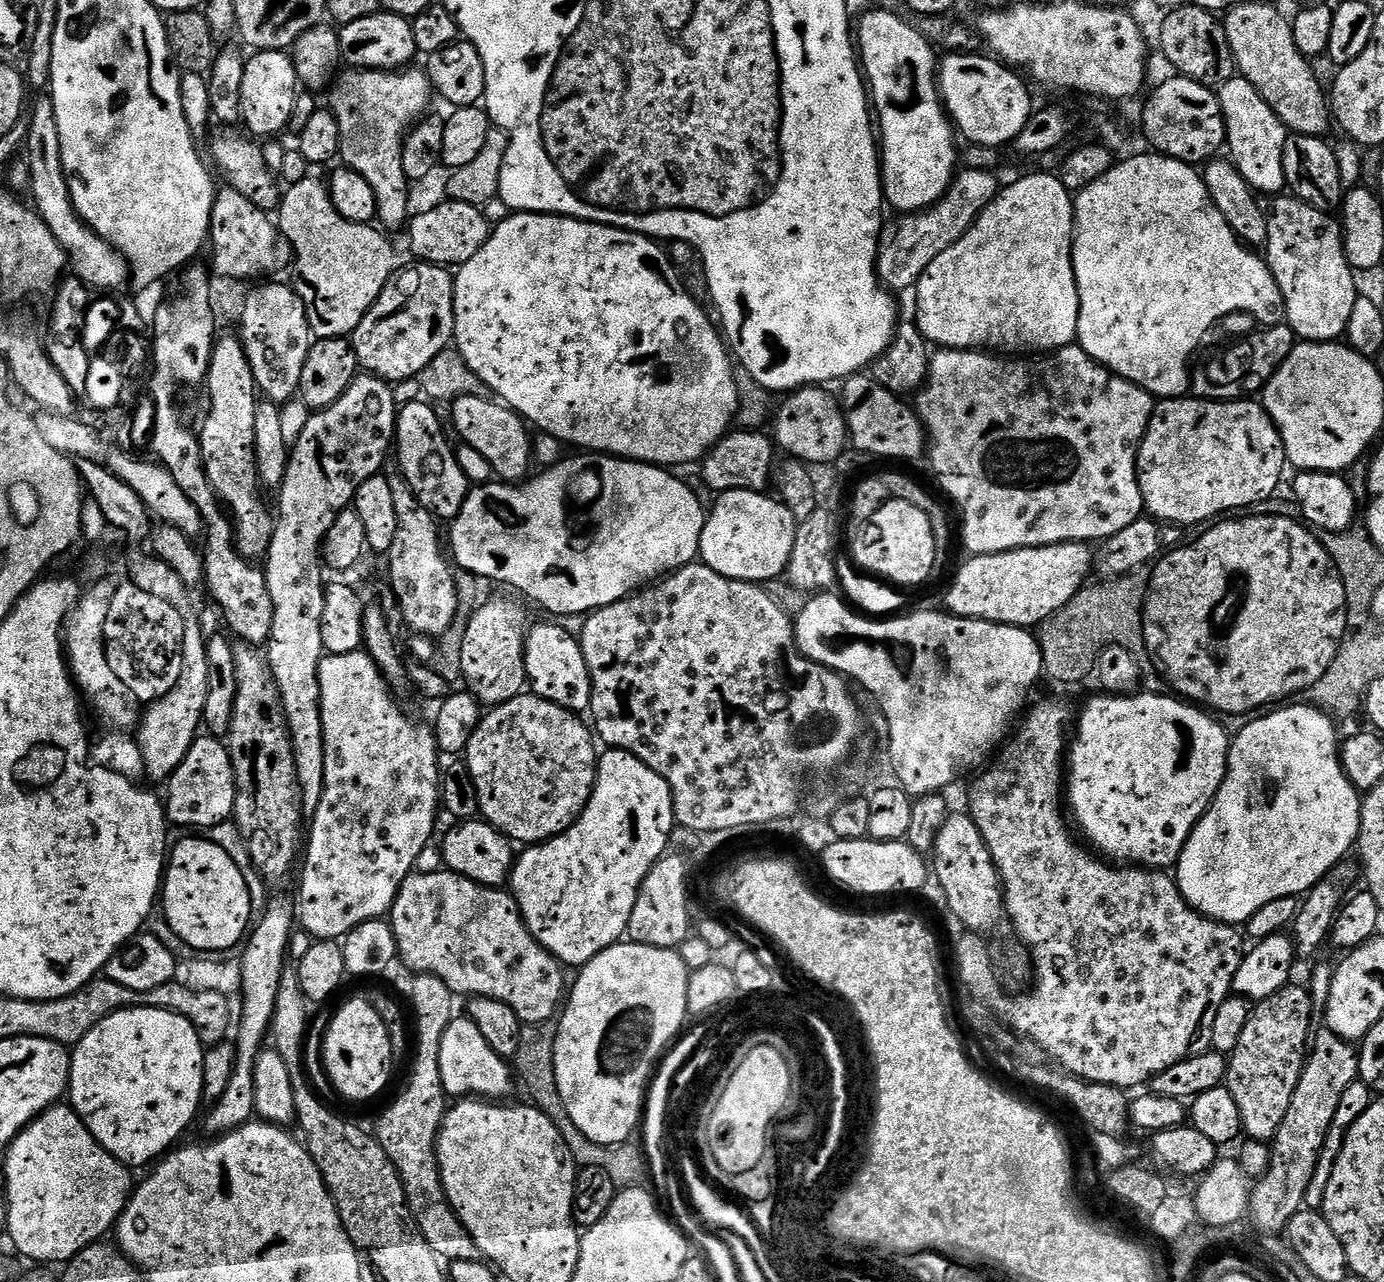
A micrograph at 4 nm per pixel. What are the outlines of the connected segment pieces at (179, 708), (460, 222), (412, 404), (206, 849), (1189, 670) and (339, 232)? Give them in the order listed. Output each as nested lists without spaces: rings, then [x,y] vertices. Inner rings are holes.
[[[188,628],[188,640],[184,640],[184,680],[180,680],[180,688],[148,716],[148,724],[139,721],[138,734],[146,734],[146,742],[152,748],[154,740],[154,752],[150,754],[148,763],[143,765],[142,771],[152,780],[167,781],[168,777],[178,770],[182,758],[190,750],[190,746],[196,741],[198,733],[202,728],[204,719],[204,707],[206,706],[206,694],[208,693],[208,667],[206,666],[206,650],[208,641],[206,632],[201,628]],[[154,736],[154,738],[152,738]],[[158,742],[158,744],[156,744]]]
[[[445,199],[444,204],[436,204],[425,212],[411,217],[406,225],[408,248],[417,261],[441,266],[459,266],[478,254],[488,241],[490,225],[483,211],[475,204]]]
[[[423,399],[412,400],[396,413],[396,434],[394,437],[394,456],[400,459],[399,475],[414,490],[418,502],[430,510],[430,514],[440,522],[451,522],[462,510],[464,499],[468,497],[470,482],[458,466],[453,445],[448,445],[440,416],[431,403]]]
[[[204,838],[184,840],[173,852],[171,849],[162,877],[162,913],[182,943],[200,954],[226,950],[241,943],[254,920],[250,890],[242,870],[229,854],[210,846]]]
[[[1252,514],[1241,515],[1244,516],[1241,518],[1241,520],[1232,520],[1236,518],[1221,519],[1219,522],[1213,523],[1211,527],[1209,527],[1213,528],[1210,529],[1209,532],[1202,533],[1201,536],[1193,542],[1193,544],[1184,544],[1181,546],[1181,548],[1176,548],[1173,550],[1173,552],[1166,553],[1164,557],[1161,555],[1159,559],[1157,559],[1155,563],[1151,565],[1150,575],[1148,578],[1148,593],[1146,593],[1144,596],[1144,644],[1148,648],[1148,655],[1154,665],[1155,671],[1160,673],[1163,683],[1167,685],[1167,687],[1169,684],[1169,686],[1173,688],[1169,689],[1171,689],[1171,691],[1175,693],[1177,697],[1183,698],[1185,701],[1191,702],[1193,705],[1203,706],[1205,709],[1211,710],[1213,713],[1224,712],[1223,715],[1225,717],[1230,717],[1234,714],[1252,714],[1257,710],[1260,710],[1255,710],[1255,708],[1260,708],[1263,706],[1263,704],[1273,703],[1272,705],[1275,705],[1277,702],[1280,702],[1275,702],[1275,700],[1280,700],[1283,698],[1283,696],[1292,696],[1295,694],[1295,692],[1302,692],[1302,694],[1307,693],[1309,689],[1312,688],[1324,674],[1326,674],[1326,670],[1330,669],[1330,662],[1334,662],[1334,654],[1338,654],[1338,646],[1343,642],[1344,637],[1350,628],[1348,603],[1346,602],[1346,590],[1342,586],[1340,575],[1334,566],[1334,562],[1330,558],[1330,554],[1324,549],[1323,539],[1321,539],[1321,537],[1317,535],[1317,533],[1313,531],[1311,527],[1305,526],[1303,523],[1301,523],[1299,519],[1296,519],[1296,521],[1291,520],[1291,518],[1288,516],[1248,515]]]
[[[312,179],[287,185],[278,209],[279,235],[285,241],[288,239],[296,259],[292,264],[290,287],[305,304],[313,337],[348,338],[392,276],[392,244],[379,227],[346,222],[346,218],[334,210],[327,183],[323,179]]]

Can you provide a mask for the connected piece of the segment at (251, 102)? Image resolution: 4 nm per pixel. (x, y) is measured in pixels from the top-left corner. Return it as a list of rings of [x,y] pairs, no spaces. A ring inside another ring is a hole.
[[[287,51],[256,52],[247,57],[242,74],[242,96],[240,114],[242,124],[256,138],[276,138],[283,133],[290,122],[294,102],[298,95],[298,83],[292,57]]]

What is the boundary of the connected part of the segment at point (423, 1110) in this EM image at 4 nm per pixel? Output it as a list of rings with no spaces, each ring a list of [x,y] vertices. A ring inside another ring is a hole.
[[[421,972],[412,979],[412,1012],[416,1015],[414,1024],[414,1059],[410,1064],[412,1077],[400,1092],[400,1097],[380,1116],[374,1127],[374,1135],[382,1150],[394,1162],[402,1178],[408,1208],[424,1235],[426,1242],[441,1261],[481,1259],[474,1238],[466,1230],[460,1217],[452,1211],[444,1199],[444,1187],[440,1182],[440,1167],[436,1161],[436,1139],[444,1121],[446,1093],[442,1086],[442,1070],[438,1066],[438,1050],[442,1050],[442,1034],[446,1026],[457,1015],[457,1001],[454,993],[442,978]],[[453,1000],[453,1001],[452,1001]]]

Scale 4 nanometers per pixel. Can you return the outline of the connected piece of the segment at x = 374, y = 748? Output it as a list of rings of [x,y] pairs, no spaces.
[[[361,650],[359,652],[351,652],[350,654],[338,654],[337,656],[325,655],[324,659],[320,661],[320,669],[318,670],[318,682],[320,683],[320,713],[322,714],[322,734],[324,735],[324,789],[322,790],[322,798],[318,802],[315,812],[311,813],[310,820],[312,820],[312,829],[307,829],[306,832],[306,851],[302,856],[302,867],[299,869],[300,872],[300,894],[294,898],[294,912],[298,917],[298,924],[301,929],[311,934],[313,941],[317,940],[335,940],[339,941],[341,938],[348,935],[360,925],[362,922],[367,920],[378,920],[387,917],[392,911],[392,903],[394,898],[398,894],[398,890],[402,886],[402,882],[407,876],[412,875],[414,869],[417,867],[416,859],[424,852],[424,847],[428,844],[428,839],[432,836],[432,831],[436,828],[436,808],[441,807],[440,803],[440,781],[442,779],[442,761],[441,753],[436,747],[436,734],[431,727],[428,728],[424,724],[419,724],[416,720],[411,720],[402,709],[396,705],[396,700],[391,696],[390,685],[387,680],[384,679],[384,675],[380,673],[376,668],[375,662],[369,658],[367,652]]]

